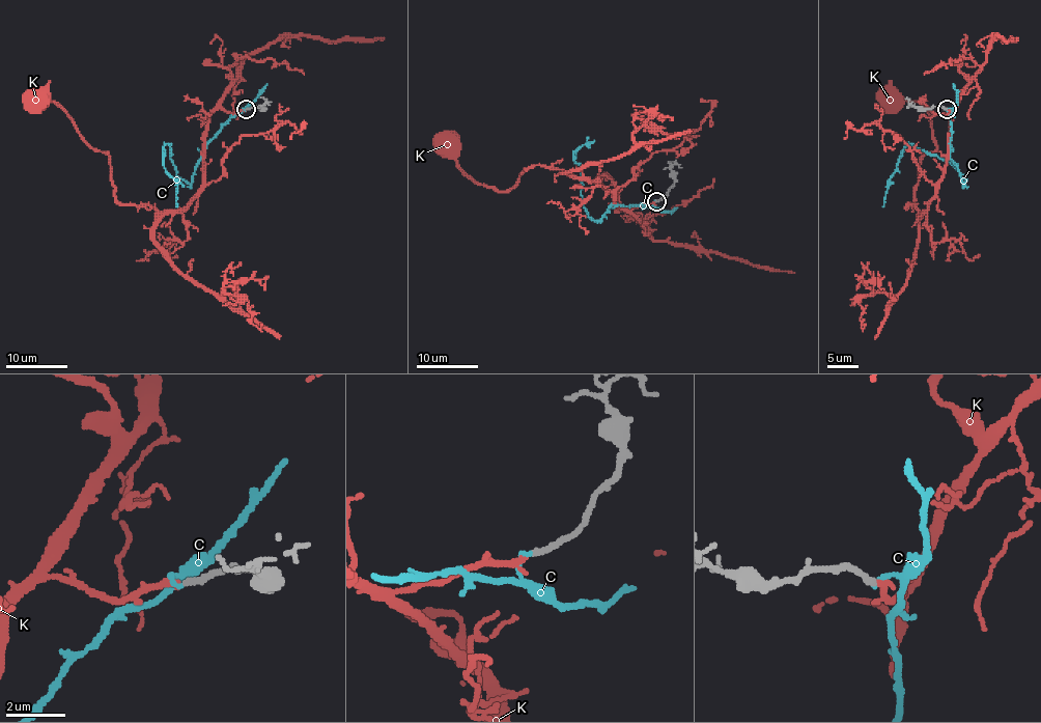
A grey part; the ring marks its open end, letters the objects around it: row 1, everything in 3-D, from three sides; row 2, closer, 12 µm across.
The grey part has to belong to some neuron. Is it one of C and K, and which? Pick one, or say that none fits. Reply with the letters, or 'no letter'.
K

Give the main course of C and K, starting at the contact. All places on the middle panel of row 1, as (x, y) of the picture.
C: (655, 200), (654, 206), (613, 204), (592, 220), (582, 203), (574, 160), (574, 150), (588, 137)
K: (655, 201), (622, 207), (613, 194), (595, 183), (533, 164), (511, 188), (498, 191), (474, 183), (448, 147)

